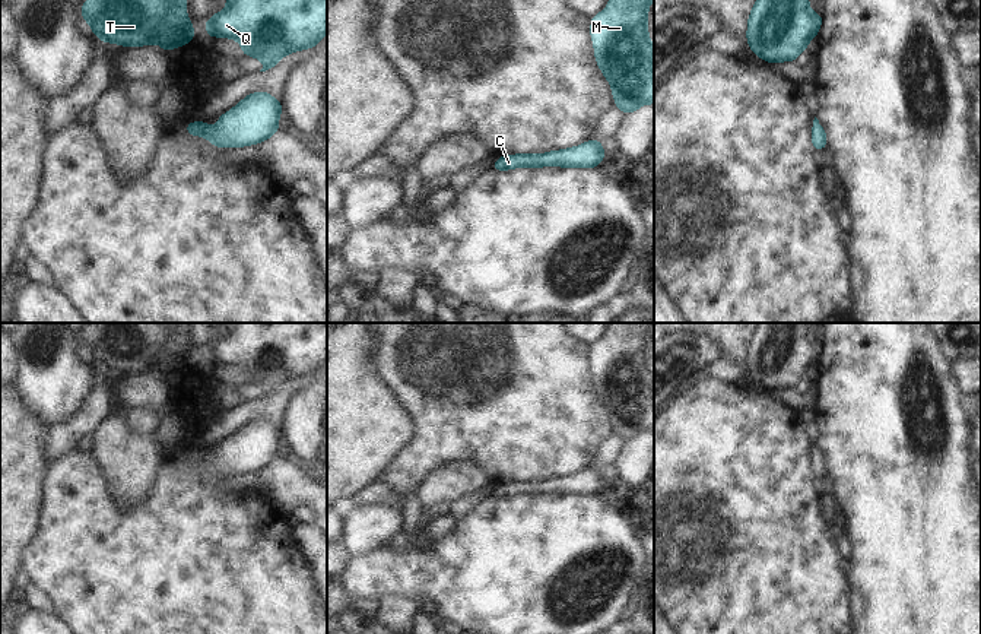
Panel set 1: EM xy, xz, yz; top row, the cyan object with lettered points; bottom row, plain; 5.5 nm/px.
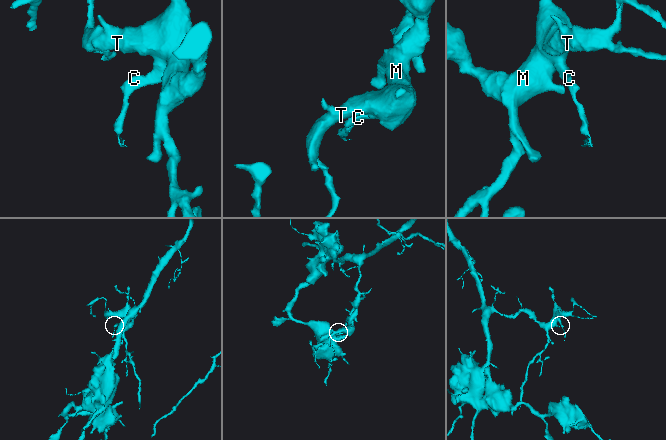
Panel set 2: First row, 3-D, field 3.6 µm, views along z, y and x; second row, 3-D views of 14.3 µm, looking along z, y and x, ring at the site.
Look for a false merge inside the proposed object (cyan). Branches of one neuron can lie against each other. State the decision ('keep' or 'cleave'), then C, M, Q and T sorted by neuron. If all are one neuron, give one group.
keep; C M Q T

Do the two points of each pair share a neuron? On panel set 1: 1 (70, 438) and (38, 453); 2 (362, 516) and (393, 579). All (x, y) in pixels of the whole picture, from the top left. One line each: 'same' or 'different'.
1: different
2: different

